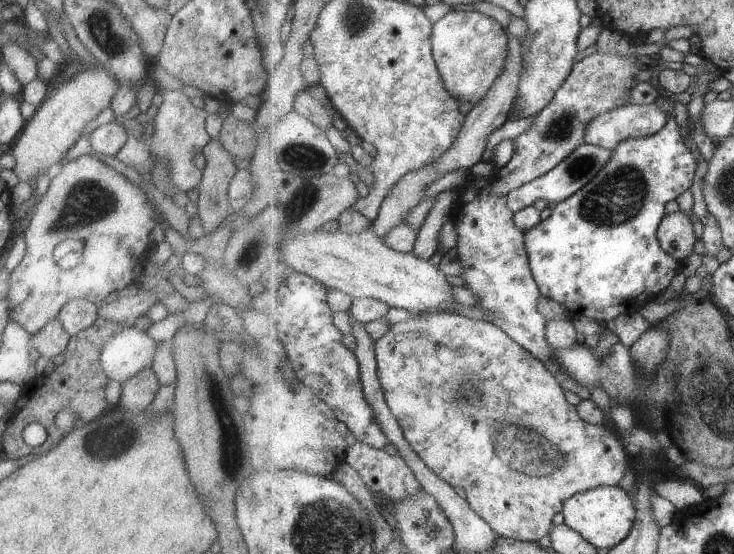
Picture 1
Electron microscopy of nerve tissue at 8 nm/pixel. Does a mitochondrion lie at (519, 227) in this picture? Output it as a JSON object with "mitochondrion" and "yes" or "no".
{"mitochondrion":"no"}

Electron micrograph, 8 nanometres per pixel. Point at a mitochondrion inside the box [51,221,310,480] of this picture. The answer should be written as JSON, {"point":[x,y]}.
{"point":[109,442]}

